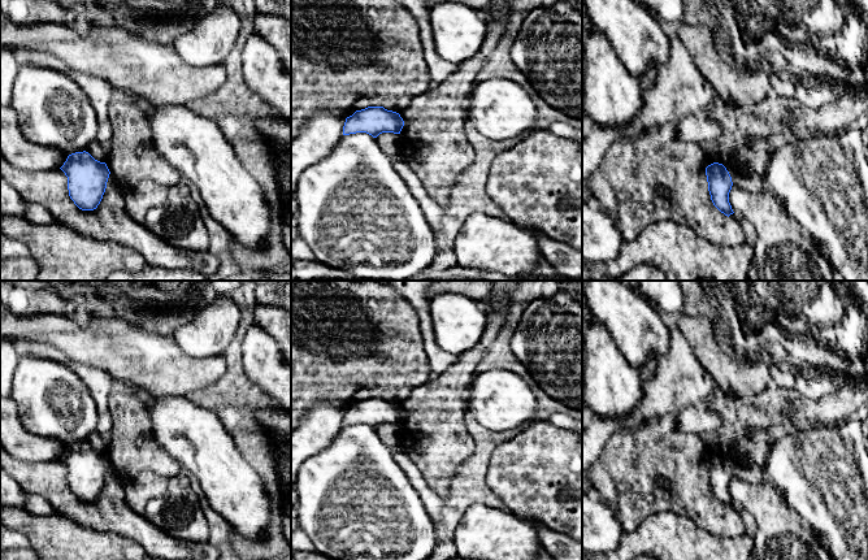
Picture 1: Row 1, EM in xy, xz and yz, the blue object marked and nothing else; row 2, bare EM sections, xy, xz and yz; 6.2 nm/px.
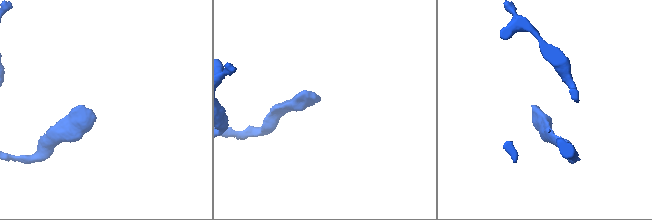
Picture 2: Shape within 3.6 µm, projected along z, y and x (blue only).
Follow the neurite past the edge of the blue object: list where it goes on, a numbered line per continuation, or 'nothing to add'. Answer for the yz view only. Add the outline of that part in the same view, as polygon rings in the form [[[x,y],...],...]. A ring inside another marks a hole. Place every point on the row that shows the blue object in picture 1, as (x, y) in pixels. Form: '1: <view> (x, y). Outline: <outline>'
nothing to add

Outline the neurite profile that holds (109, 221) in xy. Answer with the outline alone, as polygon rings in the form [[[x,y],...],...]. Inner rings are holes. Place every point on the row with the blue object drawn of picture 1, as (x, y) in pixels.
[[[0,153],[0,175],[26,203],[47,208],[57,222],[95,240],[110,240],[136,251],[147,265],[162,269],[192,269],[212,277],[218,260],[207,251],[175,248],[135,222],[125,209],[125,195],[113,174],[96,209],[82,210],[69,196],[68,177],[61,169],[25,172],[9,165]]]

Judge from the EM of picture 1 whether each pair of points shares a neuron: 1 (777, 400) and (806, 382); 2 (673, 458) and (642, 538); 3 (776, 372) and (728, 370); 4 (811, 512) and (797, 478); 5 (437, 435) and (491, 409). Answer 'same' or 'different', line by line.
1: different
2: different
3: different
4: same
5: different

